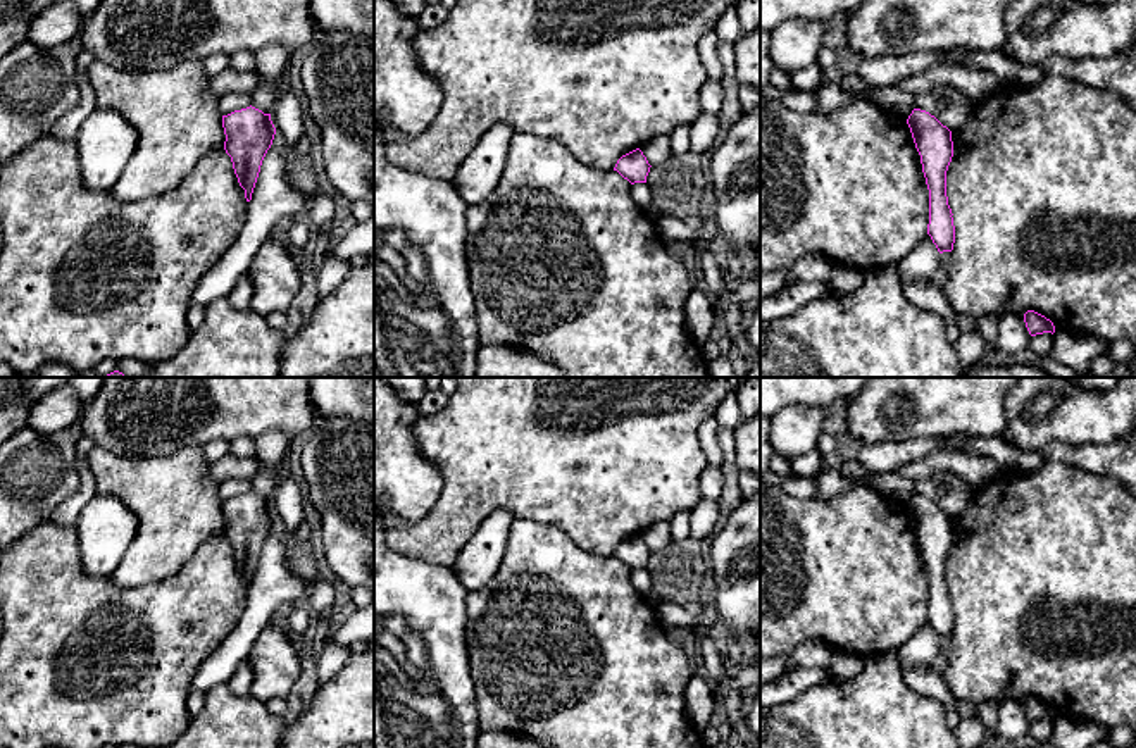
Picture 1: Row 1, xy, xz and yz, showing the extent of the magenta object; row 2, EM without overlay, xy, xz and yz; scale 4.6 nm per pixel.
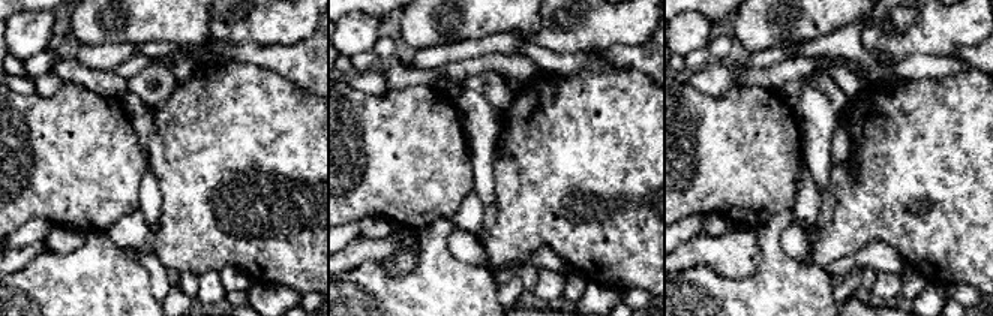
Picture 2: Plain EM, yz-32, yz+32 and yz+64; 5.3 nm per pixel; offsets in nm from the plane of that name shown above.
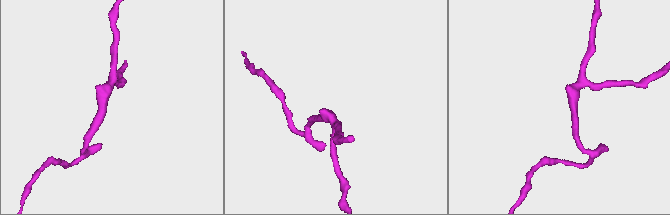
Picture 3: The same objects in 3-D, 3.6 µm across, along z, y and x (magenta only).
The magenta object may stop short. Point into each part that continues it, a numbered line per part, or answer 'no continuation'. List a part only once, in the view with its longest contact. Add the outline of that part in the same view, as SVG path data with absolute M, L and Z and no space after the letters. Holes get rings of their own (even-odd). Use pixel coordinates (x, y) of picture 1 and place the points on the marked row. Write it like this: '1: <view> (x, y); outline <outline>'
no continuation

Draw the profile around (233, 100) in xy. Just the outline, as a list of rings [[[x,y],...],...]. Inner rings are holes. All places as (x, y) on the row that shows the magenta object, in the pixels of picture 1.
[[[229,91],[219,98],[219,110],[222,115],[247,109],[250,105],[252,105],[252,97],[248,93]]]

